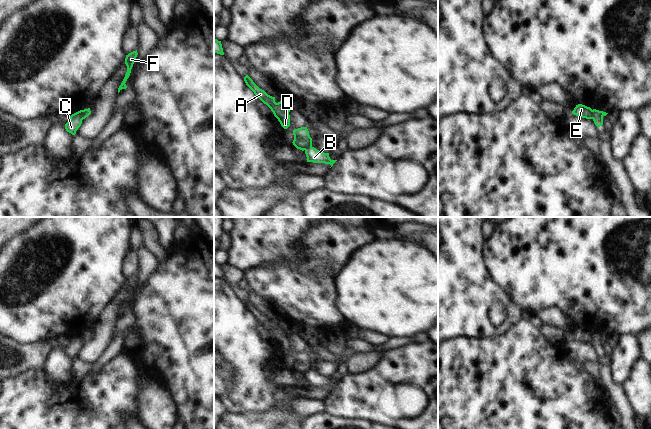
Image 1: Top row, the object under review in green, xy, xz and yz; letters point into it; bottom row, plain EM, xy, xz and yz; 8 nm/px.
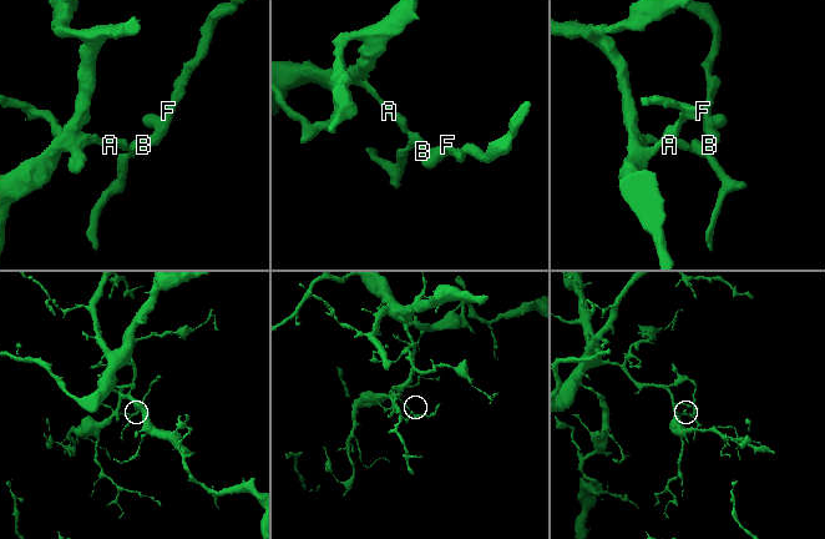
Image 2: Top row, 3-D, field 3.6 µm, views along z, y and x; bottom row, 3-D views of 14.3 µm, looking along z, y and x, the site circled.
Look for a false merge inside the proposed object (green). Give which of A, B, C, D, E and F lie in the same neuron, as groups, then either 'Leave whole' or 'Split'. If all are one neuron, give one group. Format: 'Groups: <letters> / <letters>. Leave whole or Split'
Groups: A C D E / B F. Split.

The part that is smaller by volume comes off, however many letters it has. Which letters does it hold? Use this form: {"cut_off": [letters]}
{"cut_off": ["B", "F"]}

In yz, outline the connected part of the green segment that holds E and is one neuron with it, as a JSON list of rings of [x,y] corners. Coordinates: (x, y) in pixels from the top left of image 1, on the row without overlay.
[[[582,328],[576,329],[572,338],[582,342],[592,343],[592,333]]]

